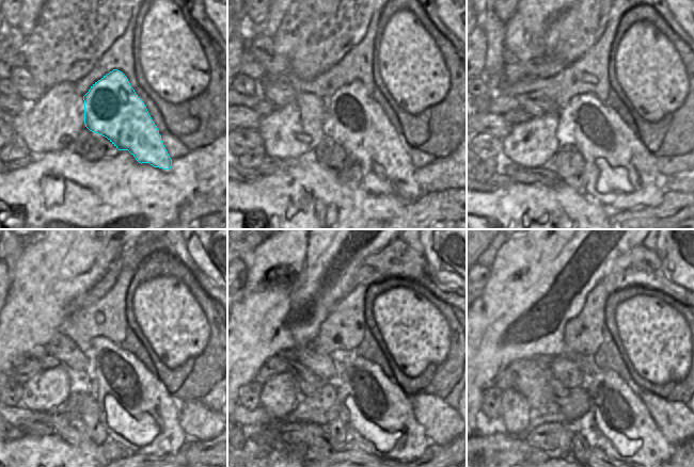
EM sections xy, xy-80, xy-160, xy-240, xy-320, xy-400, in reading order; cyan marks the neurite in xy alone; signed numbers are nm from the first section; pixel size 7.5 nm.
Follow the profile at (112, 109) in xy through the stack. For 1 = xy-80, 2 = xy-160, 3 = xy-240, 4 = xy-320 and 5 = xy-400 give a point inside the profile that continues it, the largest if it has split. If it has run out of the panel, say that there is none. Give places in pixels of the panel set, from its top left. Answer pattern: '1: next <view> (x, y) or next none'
1: next xy-80 (353, 119)
2: next xy-160 (619, 171)
3: next xy-240 (138, 412)
4: next xy-320 (376, 414)
5: next xy-400 (625, 430)

